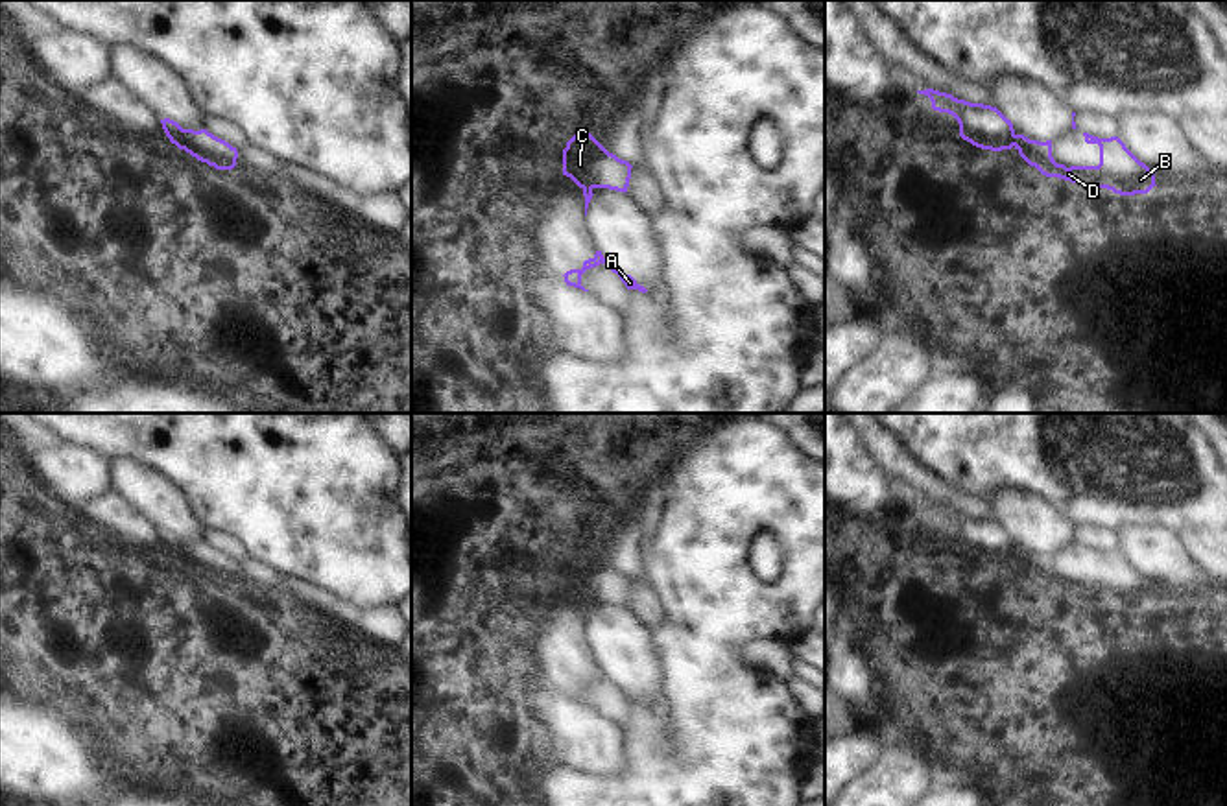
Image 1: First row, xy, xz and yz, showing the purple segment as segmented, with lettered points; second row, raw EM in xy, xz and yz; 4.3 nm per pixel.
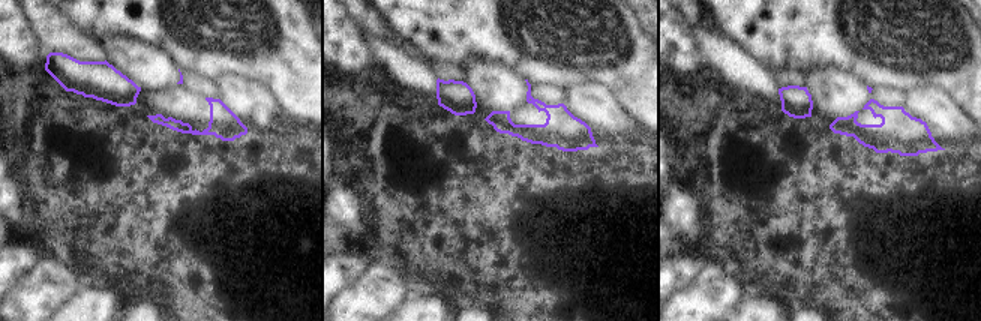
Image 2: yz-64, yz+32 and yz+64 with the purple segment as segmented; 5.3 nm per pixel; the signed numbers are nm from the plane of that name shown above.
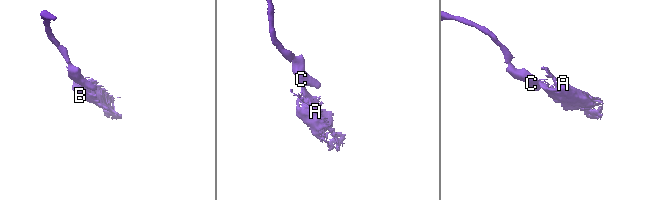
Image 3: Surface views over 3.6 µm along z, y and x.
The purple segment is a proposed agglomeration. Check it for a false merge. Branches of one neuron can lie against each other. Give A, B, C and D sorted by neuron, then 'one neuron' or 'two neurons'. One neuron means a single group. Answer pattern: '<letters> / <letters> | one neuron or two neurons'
A B D / C | two neurons

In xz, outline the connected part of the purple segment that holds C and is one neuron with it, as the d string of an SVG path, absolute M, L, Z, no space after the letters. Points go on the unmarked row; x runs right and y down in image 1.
M589 544L574 548L563 563L563 588L579 601L627 605L631 577L609 566Z

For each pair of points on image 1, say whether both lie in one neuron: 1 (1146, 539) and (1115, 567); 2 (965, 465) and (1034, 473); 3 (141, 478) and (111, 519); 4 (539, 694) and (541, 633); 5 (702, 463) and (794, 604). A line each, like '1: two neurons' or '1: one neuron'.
1: two neurons
2: one neuron
3: two neurons
4: two neurons
5: one neuron

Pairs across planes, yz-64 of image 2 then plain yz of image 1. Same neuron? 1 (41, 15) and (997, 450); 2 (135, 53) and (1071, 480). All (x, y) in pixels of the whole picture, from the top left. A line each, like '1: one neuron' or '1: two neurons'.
1: two neurons
2: two neurons

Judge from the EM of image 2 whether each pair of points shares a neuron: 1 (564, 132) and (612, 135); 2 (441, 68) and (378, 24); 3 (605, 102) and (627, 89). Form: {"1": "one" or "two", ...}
{"1": "two", "2": "one", "3": "two"}

